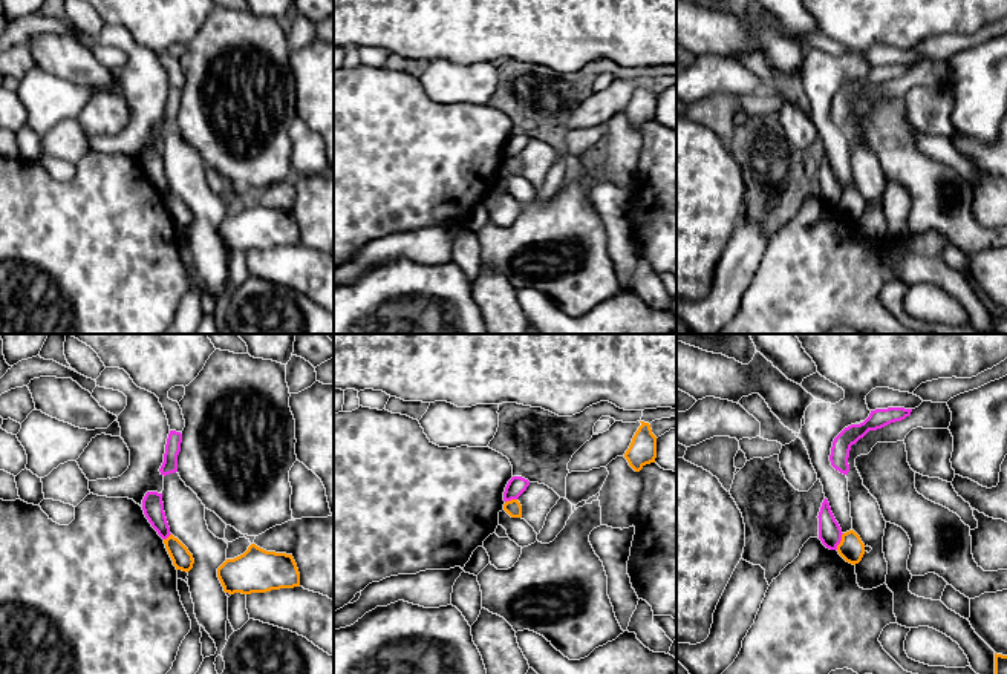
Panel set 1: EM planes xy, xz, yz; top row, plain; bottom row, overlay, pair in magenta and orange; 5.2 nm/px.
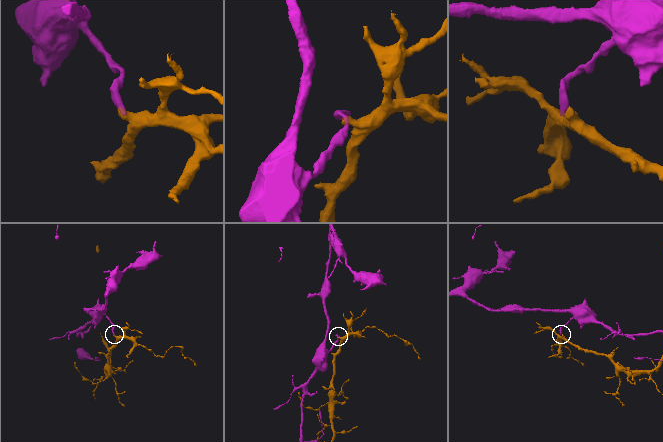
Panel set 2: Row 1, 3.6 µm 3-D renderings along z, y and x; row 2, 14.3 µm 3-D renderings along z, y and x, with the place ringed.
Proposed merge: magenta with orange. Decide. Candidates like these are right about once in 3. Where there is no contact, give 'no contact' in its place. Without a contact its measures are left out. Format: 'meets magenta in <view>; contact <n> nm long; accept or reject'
meets magenta in yz; contact 100 nm long; reject

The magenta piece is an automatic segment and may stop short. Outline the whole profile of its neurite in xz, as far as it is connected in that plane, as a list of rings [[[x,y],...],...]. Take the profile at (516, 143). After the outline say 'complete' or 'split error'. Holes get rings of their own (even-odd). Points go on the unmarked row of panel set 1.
[[[513,133],[504,149],[504,158],[517,156],[530,142],[530,138],[522,133]]]; complete

